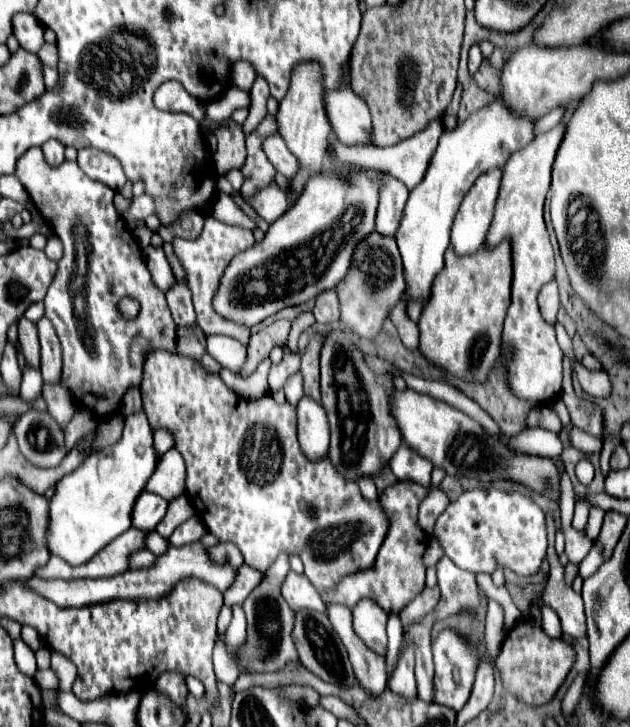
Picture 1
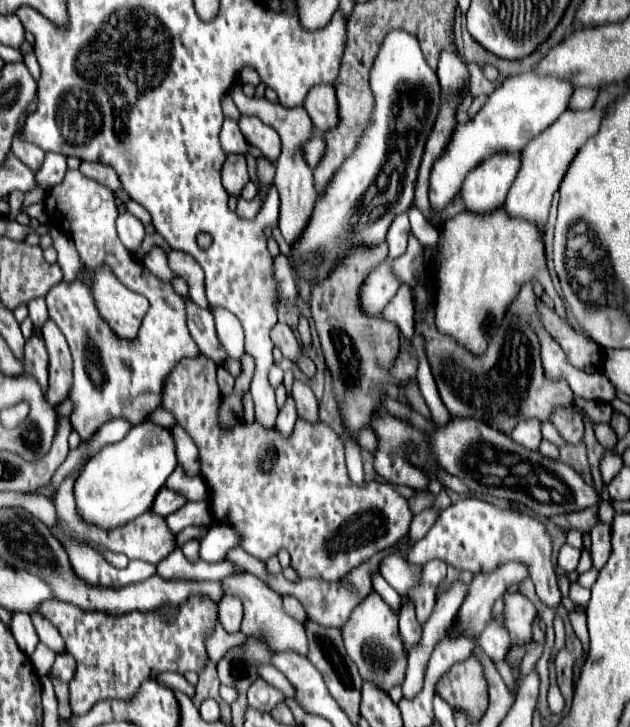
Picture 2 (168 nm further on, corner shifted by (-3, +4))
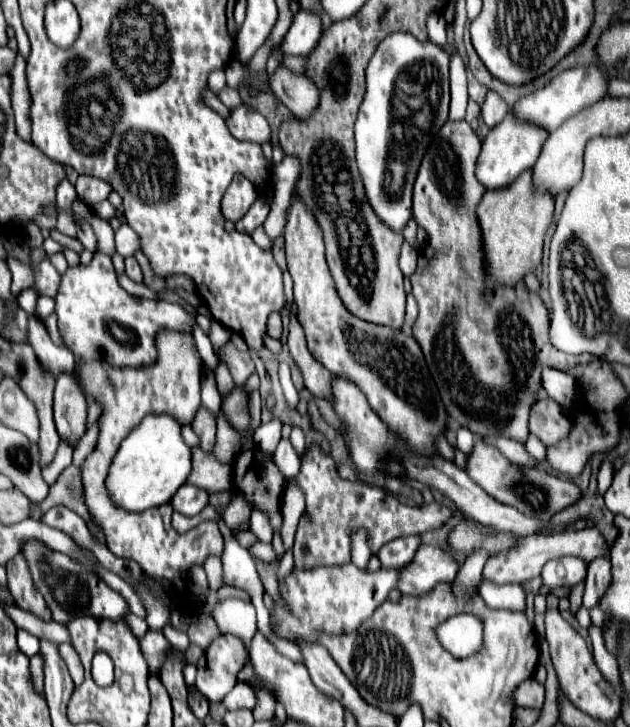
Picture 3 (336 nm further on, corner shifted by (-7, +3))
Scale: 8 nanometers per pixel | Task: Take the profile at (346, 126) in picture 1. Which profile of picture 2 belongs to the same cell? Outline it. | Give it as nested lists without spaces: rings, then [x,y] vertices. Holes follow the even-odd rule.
[[[331,84],[313,86],[307,92],[301,106],[311,116],[311,122],[317,132],[329,130],[337,124],[337,100],[335,100],[335,88]]]

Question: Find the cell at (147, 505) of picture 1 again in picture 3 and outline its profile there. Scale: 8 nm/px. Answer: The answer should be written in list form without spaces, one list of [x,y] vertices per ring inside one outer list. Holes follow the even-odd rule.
[[[181,485],[179,491],[171,497],[171,505],[181,515],[191,517],[191,515],[201,513],[203,507],[207,507],[207,497],[209,493],[205,489],[199,489],[193,485]]]

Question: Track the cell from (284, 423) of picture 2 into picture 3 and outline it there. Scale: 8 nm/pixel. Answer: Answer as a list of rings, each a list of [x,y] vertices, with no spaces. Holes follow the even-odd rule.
[[[281,439],[273,455],[275,455],[275,463],[279,463],[279,469],[287,479],[293,479],[295,473],[299,473],[299,455],[289,439]]]

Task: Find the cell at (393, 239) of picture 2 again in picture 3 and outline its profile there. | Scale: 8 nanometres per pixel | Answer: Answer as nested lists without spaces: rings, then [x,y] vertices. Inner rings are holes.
[[[405,241],[399,255],[399,267],[409,277],[415,271],[415,265],[417,265],[417,251],[413,251],[413,247]]]

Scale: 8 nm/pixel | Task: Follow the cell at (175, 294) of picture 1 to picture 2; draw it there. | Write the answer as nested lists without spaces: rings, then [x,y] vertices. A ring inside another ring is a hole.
[[[185,300],[185,304],[187,304],[189,332],[191,332],[193,340],[197,342],[201,354],[205,354],[207,358],[215,360],[215,364],[223,364],[229,356],[227,356],[227,352],[223,352],[223,346],[219,344],[219,338],[217,338],[217,332],[215,332],[213,314],[209,310],[199,308],[191,300]]]

